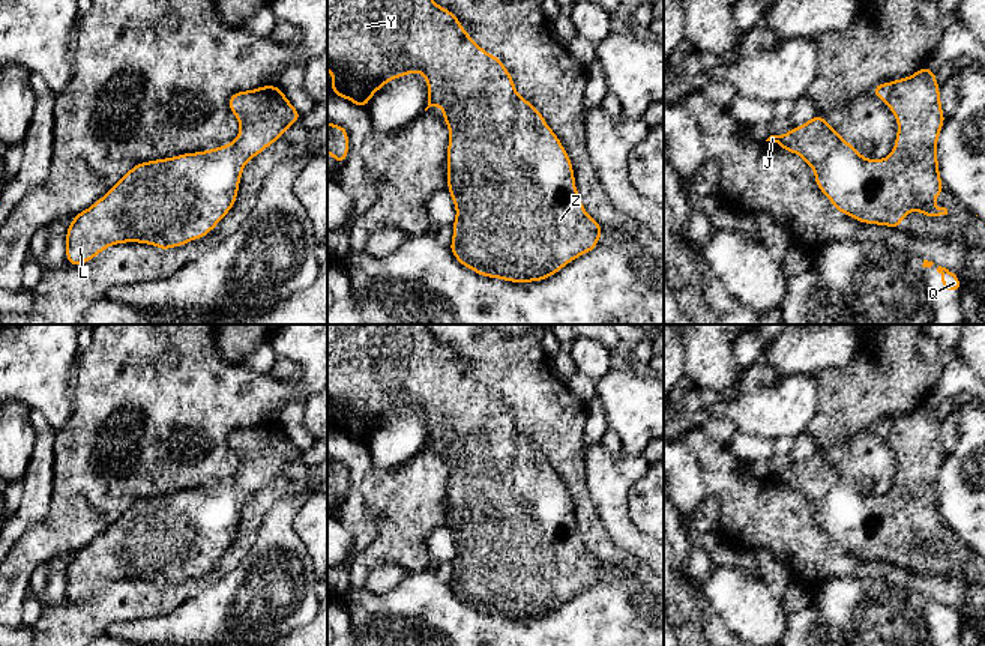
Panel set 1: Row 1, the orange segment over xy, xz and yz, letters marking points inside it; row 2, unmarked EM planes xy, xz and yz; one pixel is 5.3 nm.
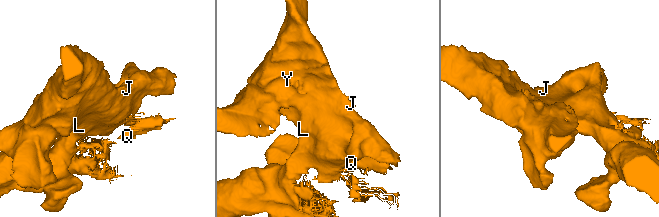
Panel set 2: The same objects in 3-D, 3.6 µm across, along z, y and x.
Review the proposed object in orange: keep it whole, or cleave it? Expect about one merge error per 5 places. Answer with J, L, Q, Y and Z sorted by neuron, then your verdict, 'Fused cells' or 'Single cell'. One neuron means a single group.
Groups: J L Q Y Z. Single cell

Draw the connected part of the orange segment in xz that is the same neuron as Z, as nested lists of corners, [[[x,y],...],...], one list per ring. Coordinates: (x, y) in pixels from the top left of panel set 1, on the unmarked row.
[[[327,325],[327,406],[332,409],[332,422],[329,427],[360,445],[366,445],[372,431],[392,415],[401,415],[413,409],[420,409],[425,413],[429,431],[425,448],[429,443],[441,443],[443,458],[450,467],[446,488],[447,529],[453,536],[456,554],[452,559],[453,574],[449,586],[464,604],[471,605],[480,613],[499,614],[508,619],[544,617],[580,592],[593,587],[599,580],[604,565],[601,559],[592,556],[584,545],[575,524],[572,499],[556,469],[547,461],[542,449],[517,430],[512,412],[502,400],[502,395],[480,385],[464,367],[458,353],[452,347],[438,343],[426,325]]]

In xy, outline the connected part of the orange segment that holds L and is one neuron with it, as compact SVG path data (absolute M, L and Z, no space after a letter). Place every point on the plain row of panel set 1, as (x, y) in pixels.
M273 421L234 428L228 445L240 461L231 481L140 499L104 533L77 550L66 566L68 601L81 602L117 580L149 580L170 587L209 571L234 542L245 500L284 473L284 467L302 454Z

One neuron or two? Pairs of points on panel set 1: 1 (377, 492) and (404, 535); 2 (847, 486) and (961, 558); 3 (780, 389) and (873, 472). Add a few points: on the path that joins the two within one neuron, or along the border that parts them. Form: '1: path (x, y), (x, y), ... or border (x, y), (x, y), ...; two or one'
1: path (388, 502), (403, 517), (403, 525); one
2: path (873, 513), (933, 550); one
3: border (819, 383), (819, 407), (807, 428); two

